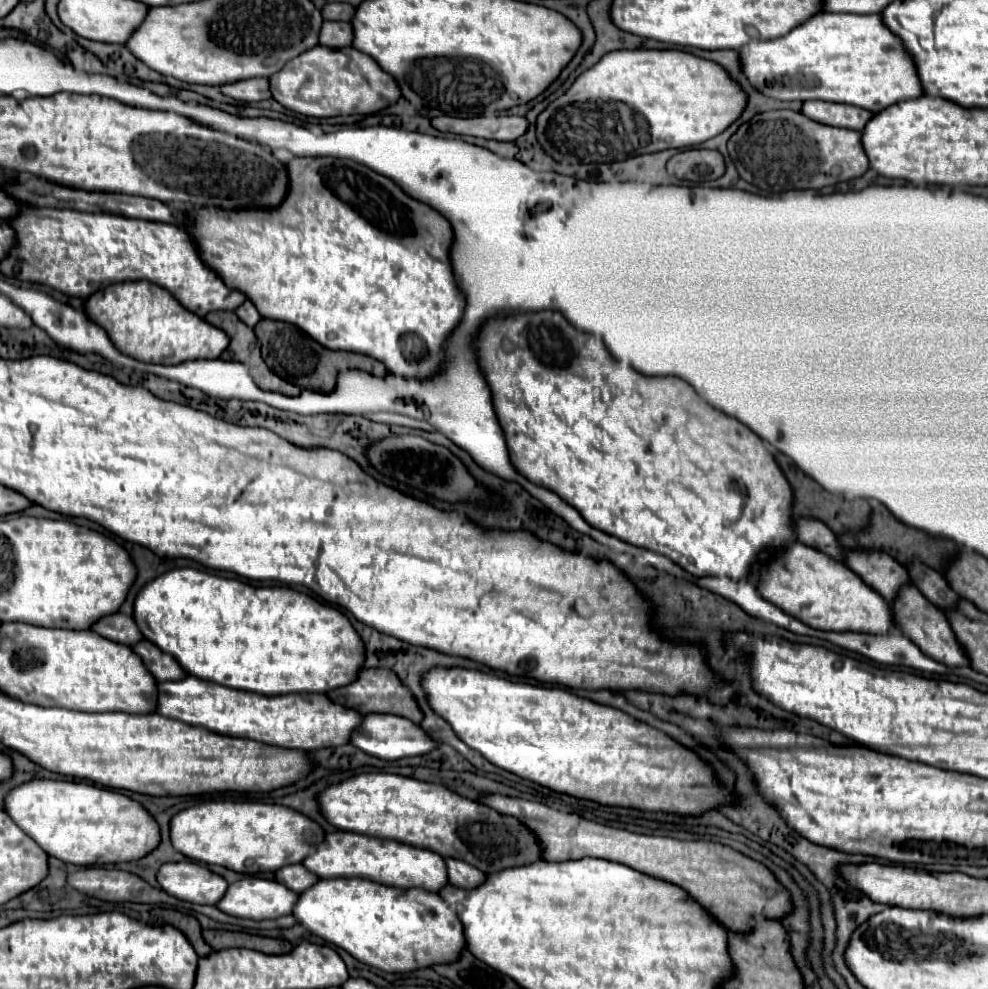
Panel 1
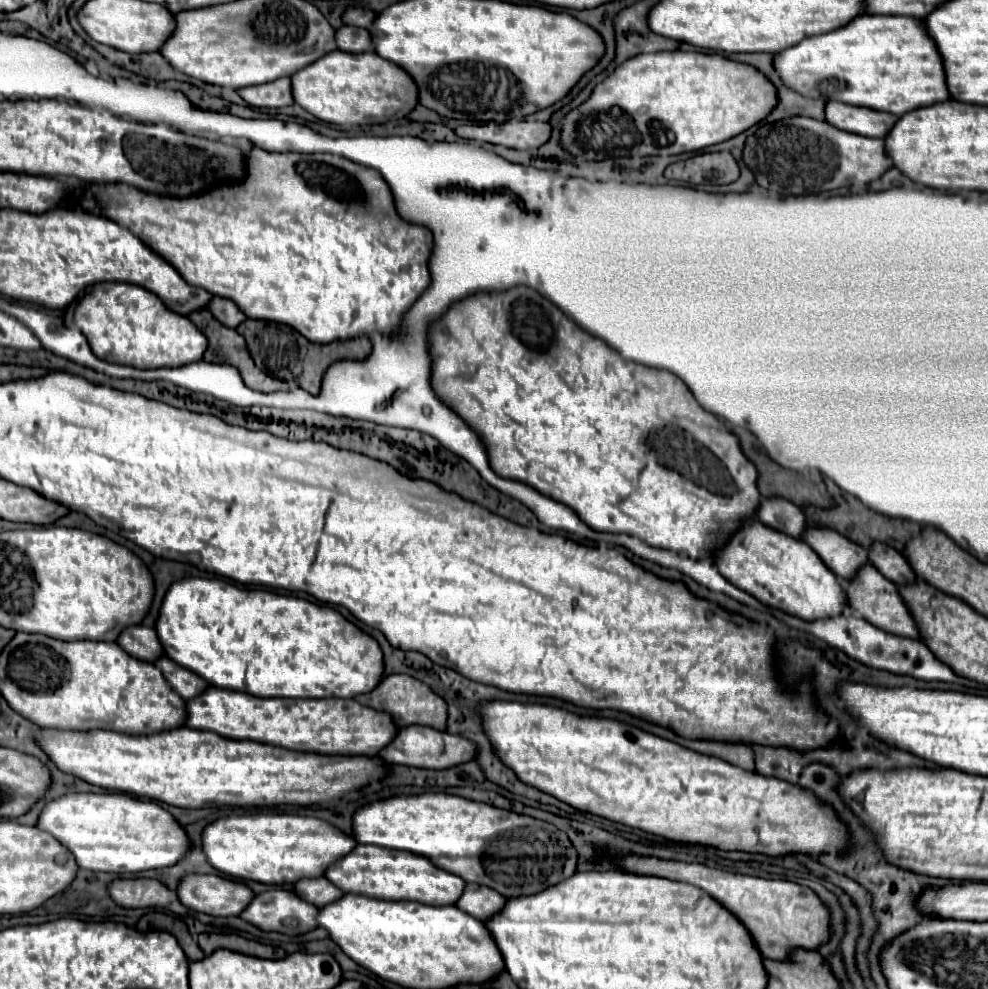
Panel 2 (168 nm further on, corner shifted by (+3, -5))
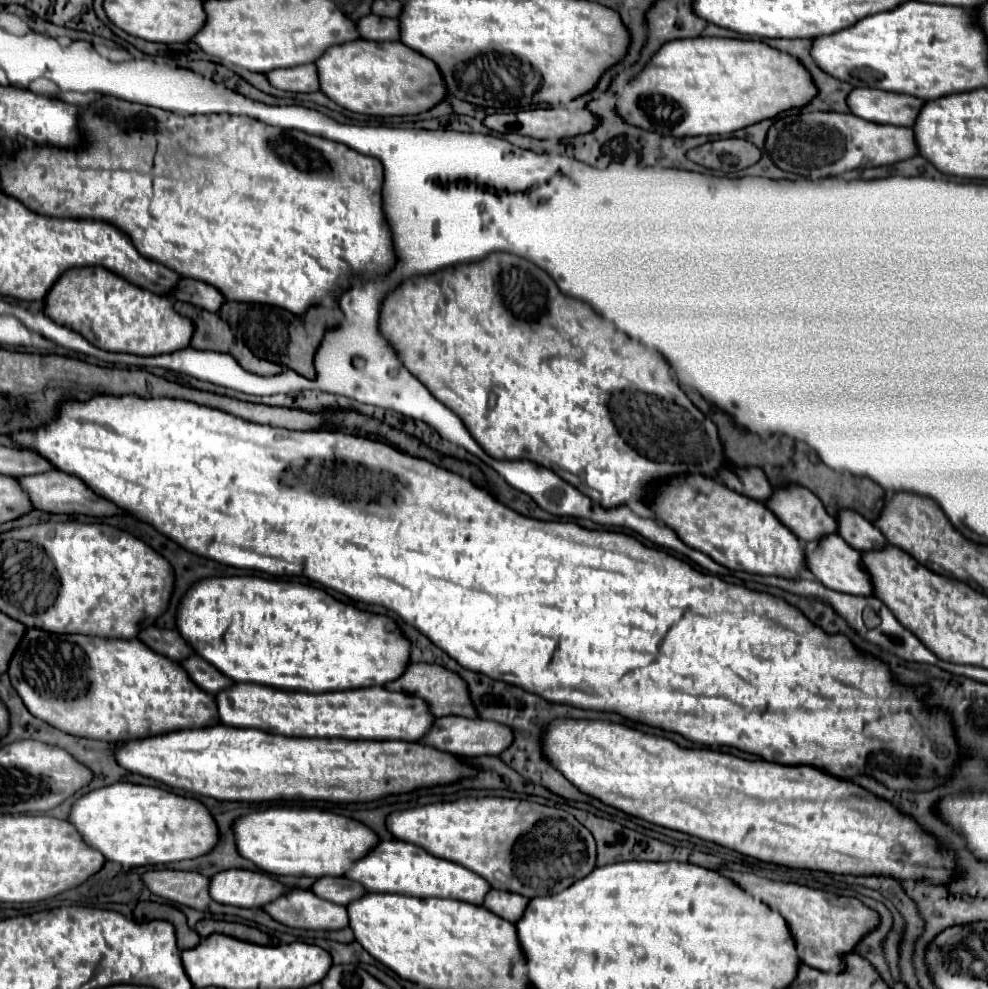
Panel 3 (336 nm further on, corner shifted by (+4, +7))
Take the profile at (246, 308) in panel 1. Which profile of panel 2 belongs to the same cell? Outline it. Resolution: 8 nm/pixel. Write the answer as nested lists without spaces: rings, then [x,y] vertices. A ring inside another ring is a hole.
[[[214,296],[214,300],[210,302],[208,308],[228,328],[238,328],[246,320],[246,314],[232,300],[228,300],[228,298]]]

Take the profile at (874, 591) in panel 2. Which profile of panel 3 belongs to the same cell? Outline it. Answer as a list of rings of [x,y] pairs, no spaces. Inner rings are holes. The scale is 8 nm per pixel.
[[[839,534],[827,536],[817,544],[817,548],[807,548],[809,554],[809,572],[827,588],[837,590],[837,592],[847,592],[847,594],[857,594],[857,596],[871,596],[871,580],[869,574],[865,572],[865,566],[861,562],[861,552],[851,548]]]

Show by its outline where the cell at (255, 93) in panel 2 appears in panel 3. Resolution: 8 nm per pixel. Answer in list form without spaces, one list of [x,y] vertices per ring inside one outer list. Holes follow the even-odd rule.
[[[303,64],[301,68],[277,68],[269,72],[267,76],[271,84],[279,90],[291,90],[291,92],[317,92],[319,90],[315,64]]]

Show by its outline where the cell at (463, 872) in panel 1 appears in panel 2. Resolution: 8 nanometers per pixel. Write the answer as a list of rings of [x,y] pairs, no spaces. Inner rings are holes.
[[[468,882],[466,888],[464,888],[464,892],[462,892],[462,896],[458,898],[456,906],[462,912],[466,912],[466,914],[470,914],[470,916],[474,916],[478,920],[482,920],[482,918],[490,916],[492,912],[498,912],[504,906],[504,902],[506,902],[506,898],[502,894],[494,892],[492,888]]]

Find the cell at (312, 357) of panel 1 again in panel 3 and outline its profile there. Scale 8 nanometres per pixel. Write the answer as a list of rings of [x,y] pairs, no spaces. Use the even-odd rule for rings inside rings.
[[[323,300],[319,306],[309,308],[305,316],[295,316],[287,310],[261,304],[241,304],[241,302],[223,302],[219,316],[231,326],[233,334],[245,342],[245,346],[259,358],[265,358],[275,364],[283,364],[305,378],[315,378],[313,356],[321,344],[321,338],[327,328],[333,328],[343,320],[343,312],[333,300]],[[315,320],[315,322],[313,322]],[[315,334],[315,346],[313,346]]]

